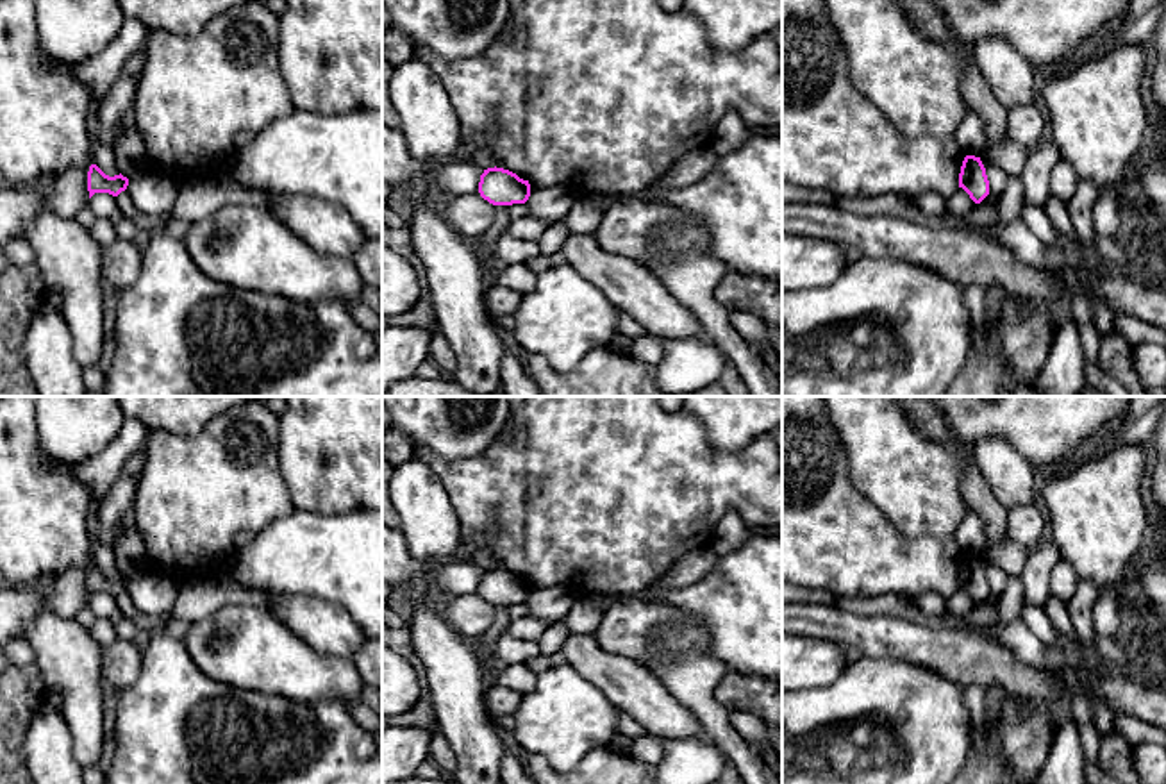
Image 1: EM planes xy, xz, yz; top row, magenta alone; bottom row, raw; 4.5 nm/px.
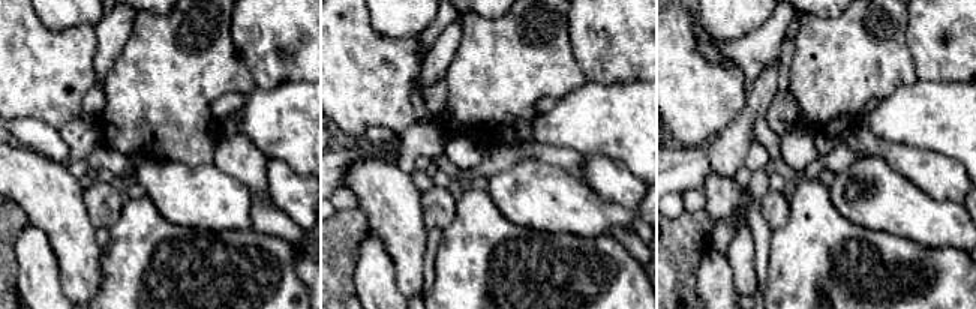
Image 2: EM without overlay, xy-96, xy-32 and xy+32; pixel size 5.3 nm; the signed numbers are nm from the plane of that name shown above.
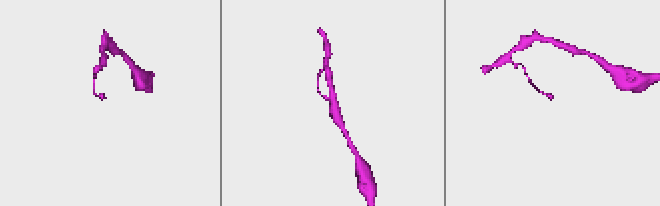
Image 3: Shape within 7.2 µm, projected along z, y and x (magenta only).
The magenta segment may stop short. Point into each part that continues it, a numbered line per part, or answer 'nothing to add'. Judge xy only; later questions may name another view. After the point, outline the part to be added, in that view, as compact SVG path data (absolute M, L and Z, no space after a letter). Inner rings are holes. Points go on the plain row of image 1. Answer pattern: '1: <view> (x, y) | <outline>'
nothing to add

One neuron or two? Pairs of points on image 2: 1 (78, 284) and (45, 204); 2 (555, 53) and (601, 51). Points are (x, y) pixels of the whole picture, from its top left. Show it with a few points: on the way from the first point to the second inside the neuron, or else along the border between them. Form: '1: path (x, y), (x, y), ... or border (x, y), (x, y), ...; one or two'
1: path (78, 264), (78, 245), (65, 224); one
2: border (567, 18), (571, 54), (588, 80); two

